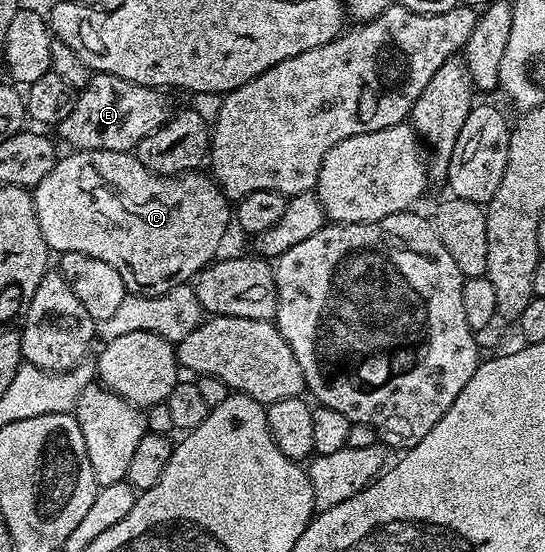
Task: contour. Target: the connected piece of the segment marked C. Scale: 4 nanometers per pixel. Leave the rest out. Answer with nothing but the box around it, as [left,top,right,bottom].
[33,150,233,296]

